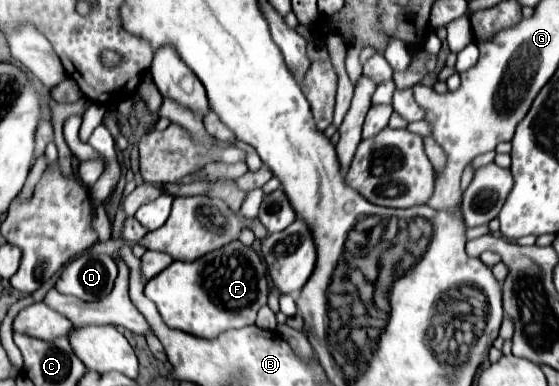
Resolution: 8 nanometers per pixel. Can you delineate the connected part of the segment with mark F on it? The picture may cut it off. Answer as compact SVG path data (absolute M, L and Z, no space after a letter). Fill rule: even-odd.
M235 240L235 242L223 246L215 252L205 254L199 260L193 260L193 262L179 262L177 260L177 262L173 262L159 276L153 276L147 282L145 296L155 302L163 322L169 328L183 330L191 336L215 338L215 336L219 336L219 332L255 324L259 308L267 304L267 268L265 268L261 256L251 246L243 246L239 240Z

